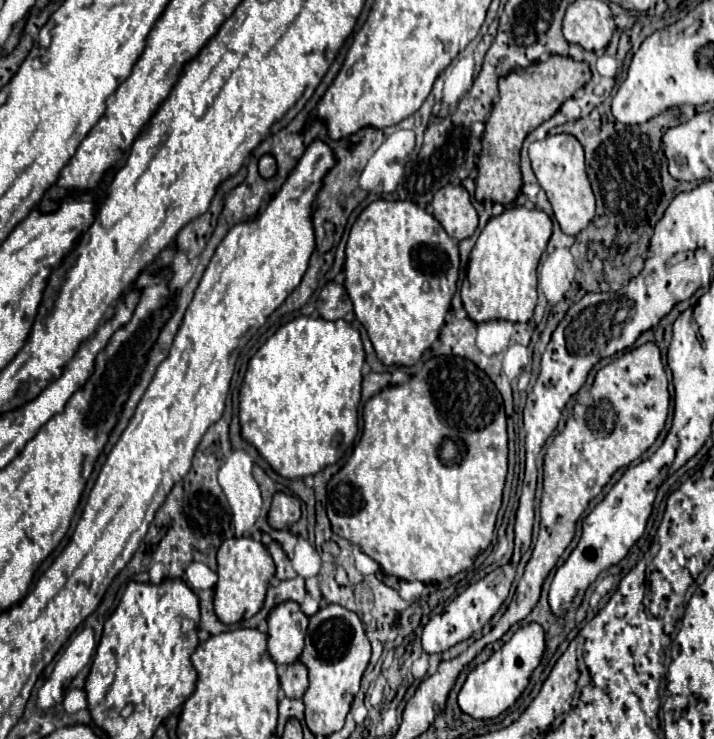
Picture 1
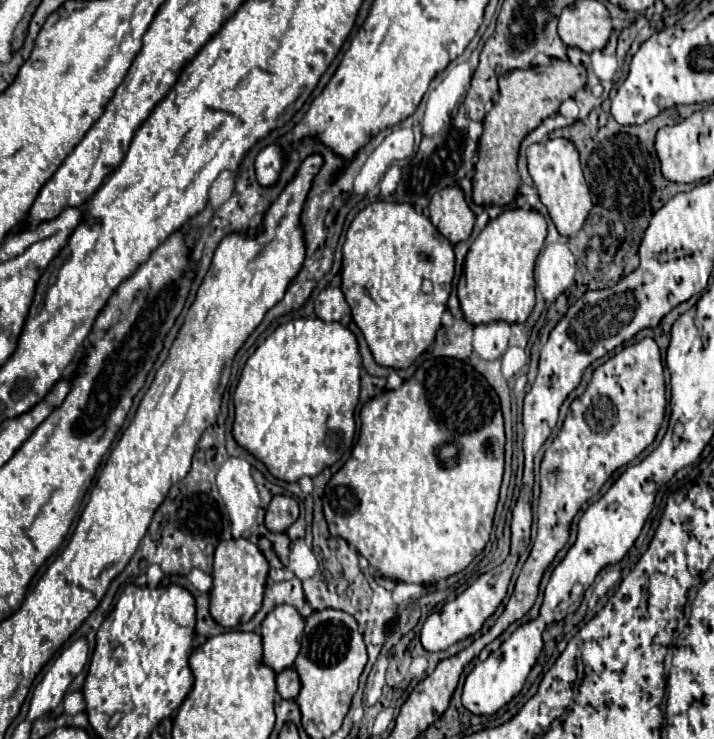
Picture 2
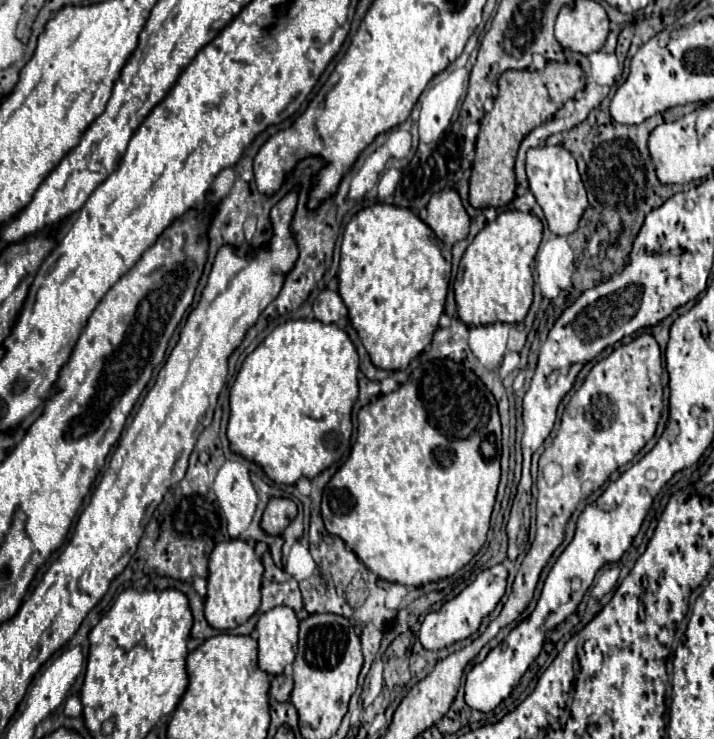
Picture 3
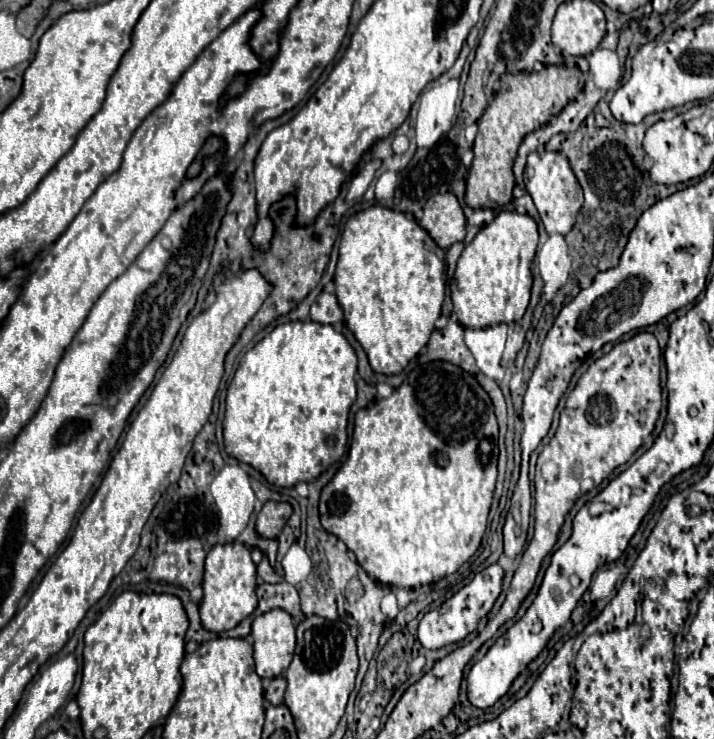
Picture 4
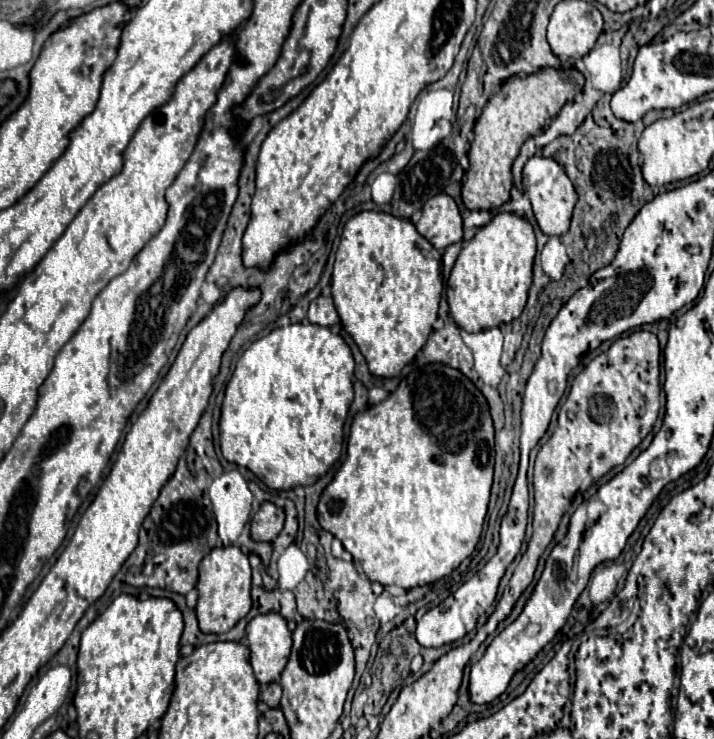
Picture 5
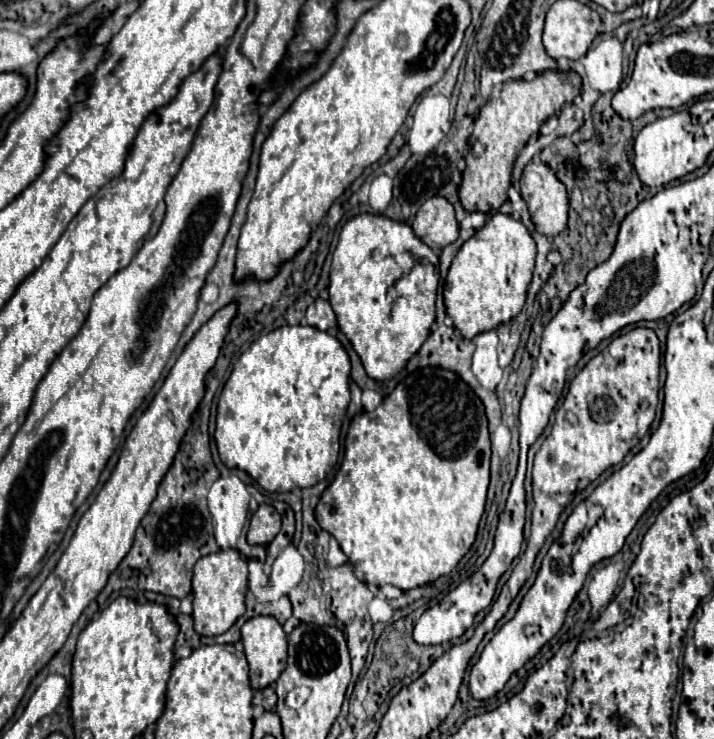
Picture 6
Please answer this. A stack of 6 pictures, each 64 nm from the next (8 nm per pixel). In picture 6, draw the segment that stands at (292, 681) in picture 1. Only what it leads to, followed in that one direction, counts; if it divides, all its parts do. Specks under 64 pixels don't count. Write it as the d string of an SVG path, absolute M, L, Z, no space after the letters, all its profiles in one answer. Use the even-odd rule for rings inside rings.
M268 686L268 688L260 690L260 692L256 692L252 704L254 704L254 706L264 706L266 712L274 710L274 706L276 706L276 692L274 692L274 686Z

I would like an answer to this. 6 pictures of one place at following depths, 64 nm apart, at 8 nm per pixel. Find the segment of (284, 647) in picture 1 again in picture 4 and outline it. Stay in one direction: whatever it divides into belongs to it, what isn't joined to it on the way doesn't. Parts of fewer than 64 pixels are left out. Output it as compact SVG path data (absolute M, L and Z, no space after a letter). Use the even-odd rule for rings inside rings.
M272 610L260 614L252 622L252 646L256 674L262 680L278 678L292 662L292 652L296 646L296 630L292 616L284 610Z

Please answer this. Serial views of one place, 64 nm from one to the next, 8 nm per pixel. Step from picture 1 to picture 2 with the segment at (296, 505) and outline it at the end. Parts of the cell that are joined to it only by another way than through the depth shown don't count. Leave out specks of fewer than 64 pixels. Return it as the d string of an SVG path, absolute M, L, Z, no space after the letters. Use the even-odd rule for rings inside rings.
M274 496L266 508L266 528L270 532L286 532L298 518L298 502L290 496Z

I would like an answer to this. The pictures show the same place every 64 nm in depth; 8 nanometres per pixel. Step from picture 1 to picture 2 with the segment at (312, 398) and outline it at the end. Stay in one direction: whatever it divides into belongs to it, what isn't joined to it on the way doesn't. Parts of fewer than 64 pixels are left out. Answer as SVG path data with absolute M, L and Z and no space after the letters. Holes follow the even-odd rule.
M298 318L278 326L246 360L234 390L234 426L232 434L238 446L264 462L268 472L284 482L298 482L302 476L314 478L326 466L340 460L342 452L352 448L354 408L360 394L358 342L340 322L322 322L320 318Z

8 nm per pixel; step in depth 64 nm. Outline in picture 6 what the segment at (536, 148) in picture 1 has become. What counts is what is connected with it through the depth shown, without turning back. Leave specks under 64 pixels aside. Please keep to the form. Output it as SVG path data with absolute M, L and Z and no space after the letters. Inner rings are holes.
M530 162L520 178L520 192L528 204L536 232L554 238L568 222L568 194L546 164Z

